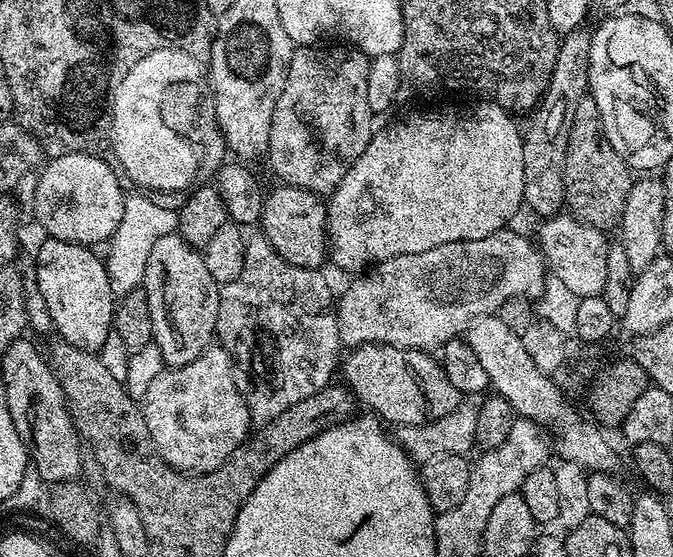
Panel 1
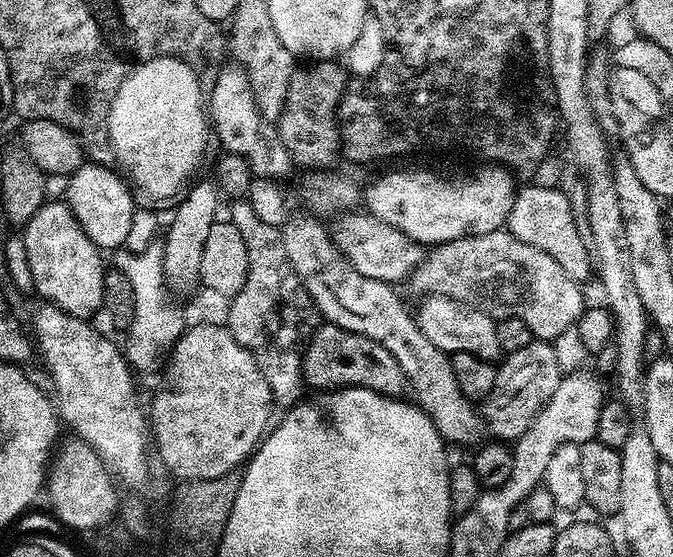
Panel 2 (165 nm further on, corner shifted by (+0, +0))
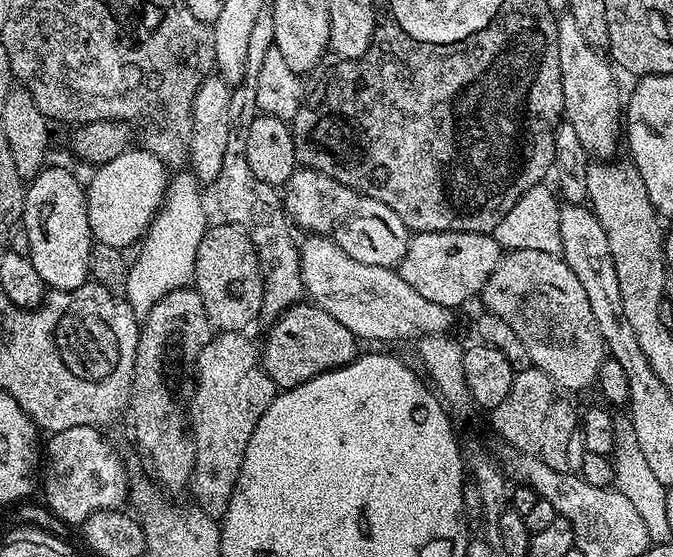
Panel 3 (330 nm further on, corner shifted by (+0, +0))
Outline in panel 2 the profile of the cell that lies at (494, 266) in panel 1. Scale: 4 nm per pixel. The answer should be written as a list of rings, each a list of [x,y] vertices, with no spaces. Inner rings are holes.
[[[507,230],[463,236],[435,245],[412,271],[411,284],[414,291],[424,292],[420,294],[425,297],[445,296],[467,307],[482,310],[495,321],[519,318],[530,326],[535,339],[545,342],[555,342],[567,328],[573,327],[586,307],[584,296],[580,293],[581,285],[572,280],[570,274],[566,274],[566,270],[562,270],[562,266],[550,258],[550,254],[542,254],[542,250],[514,238],[514,234]]]

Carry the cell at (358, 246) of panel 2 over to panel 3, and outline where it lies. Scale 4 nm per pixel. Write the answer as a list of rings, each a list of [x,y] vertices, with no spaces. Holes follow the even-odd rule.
[[[418,232],[409,239],[408,249],[398,265],[402,279],[414,286],[422,298],[430,302],[438,302],[438,306],[459,309],[459,304],[467,302],[471,296],[479,297],[490,274],[500,264],[502,249],[495,235],[483,232]]]

